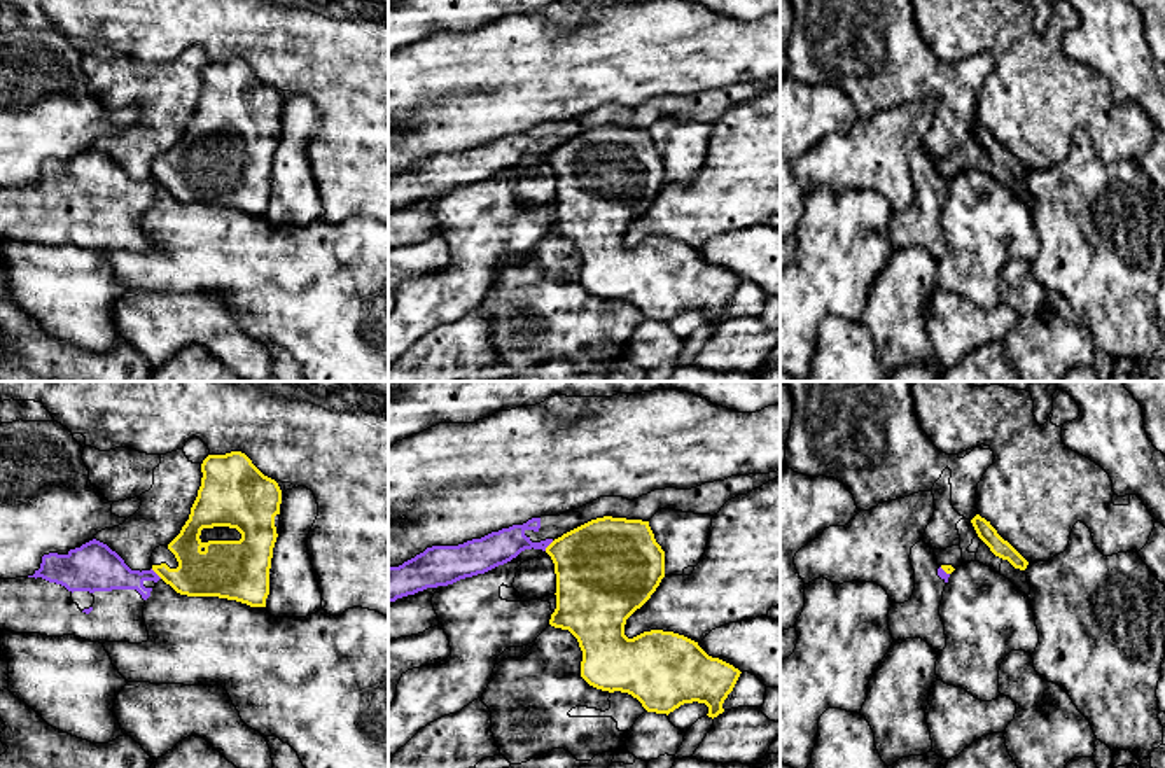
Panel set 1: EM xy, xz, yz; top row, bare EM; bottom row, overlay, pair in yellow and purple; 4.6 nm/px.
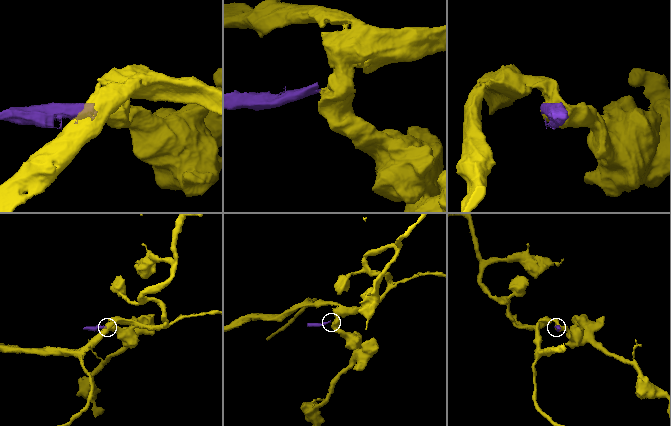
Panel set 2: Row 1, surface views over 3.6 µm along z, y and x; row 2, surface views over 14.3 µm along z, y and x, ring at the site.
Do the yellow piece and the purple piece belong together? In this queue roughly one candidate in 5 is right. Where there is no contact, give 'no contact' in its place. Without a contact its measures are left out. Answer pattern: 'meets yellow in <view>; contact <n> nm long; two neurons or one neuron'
meets yellow in xy; contact 70 nm long; two neurons

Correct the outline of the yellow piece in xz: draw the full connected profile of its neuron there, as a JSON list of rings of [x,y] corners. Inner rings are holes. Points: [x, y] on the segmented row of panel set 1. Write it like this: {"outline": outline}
{"outline": [[[603,516],[591,520],[562,537],[555,539],[546,553],[555,563],[556,574],[556,609],[549,625],[569,630],[582,651],[581,677],[602,691],[621,691],[637,698],[647,712],[670,714],[684,703],[705,703],[708,717],[724,712],[722,703],[733,691],[740,670],[733,665],[708,656],[698,642],[663,630],[644,632],[633,639],[624,635],[626,619],[640,609],[665,577],[665,551],[656,542],[649,521]]]}

